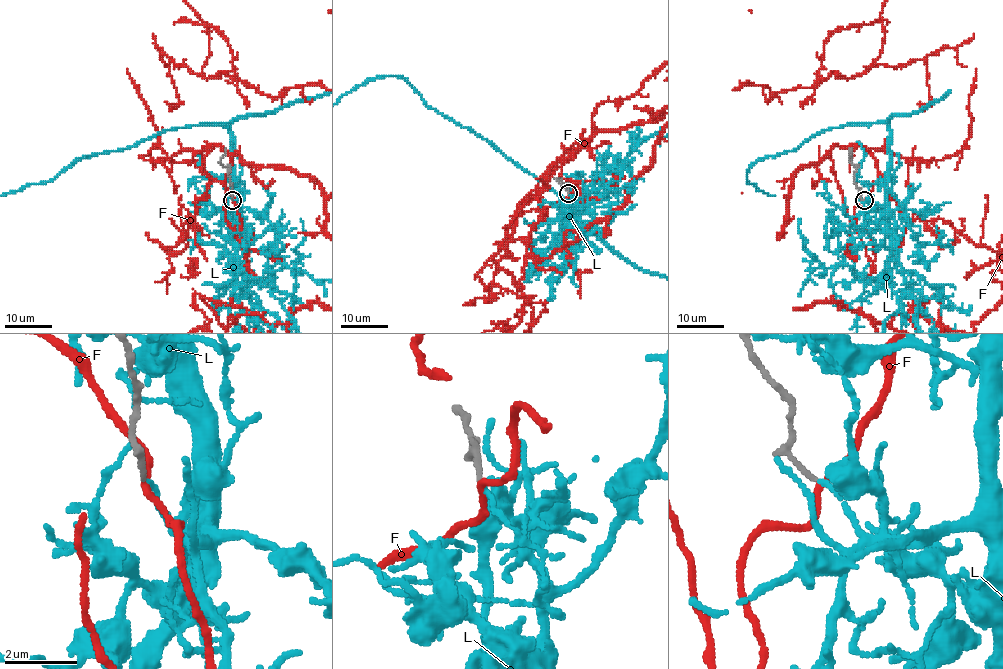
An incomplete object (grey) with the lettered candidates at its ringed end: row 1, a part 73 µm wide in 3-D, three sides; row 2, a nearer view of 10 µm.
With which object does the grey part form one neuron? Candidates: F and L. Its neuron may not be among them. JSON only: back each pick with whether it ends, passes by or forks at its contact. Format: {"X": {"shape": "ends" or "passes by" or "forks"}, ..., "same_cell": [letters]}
{"L": {"shape": "ends"}, "same_cell": ["L"]}

